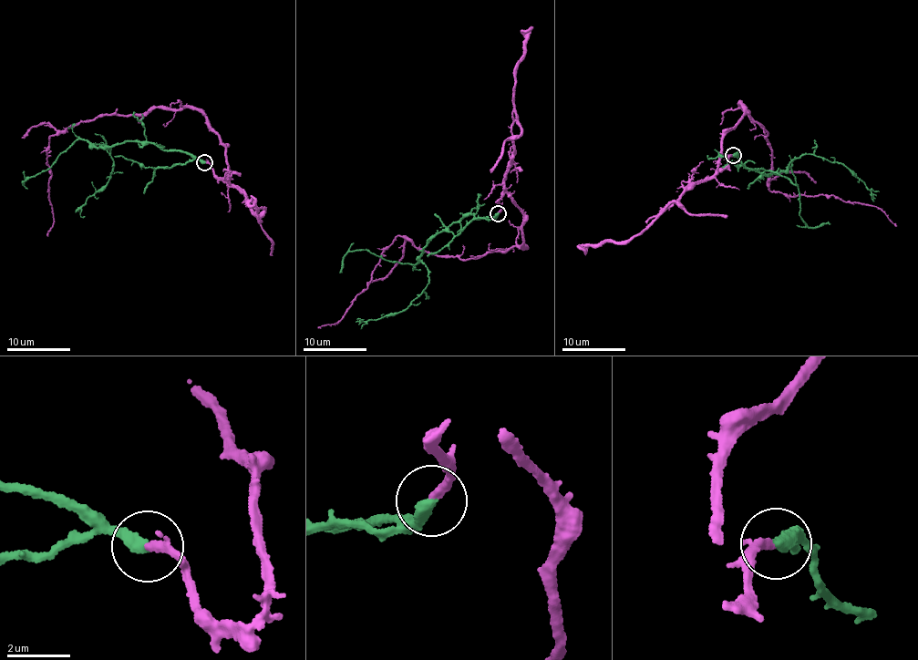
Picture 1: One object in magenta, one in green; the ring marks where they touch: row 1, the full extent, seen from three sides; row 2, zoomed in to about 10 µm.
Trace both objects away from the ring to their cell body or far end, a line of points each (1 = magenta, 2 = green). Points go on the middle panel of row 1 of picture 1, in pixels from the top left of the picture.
1: (499, 213), (504, 194), (526, 214), (526, 248), (464, 261), (429, 254), (399, 236), (344, 318), (317, 327)
2: (498, 213), (463, 217), (430, 236), (420, 260), (428, 281), (421, 295), (397, 313), (360, 320)

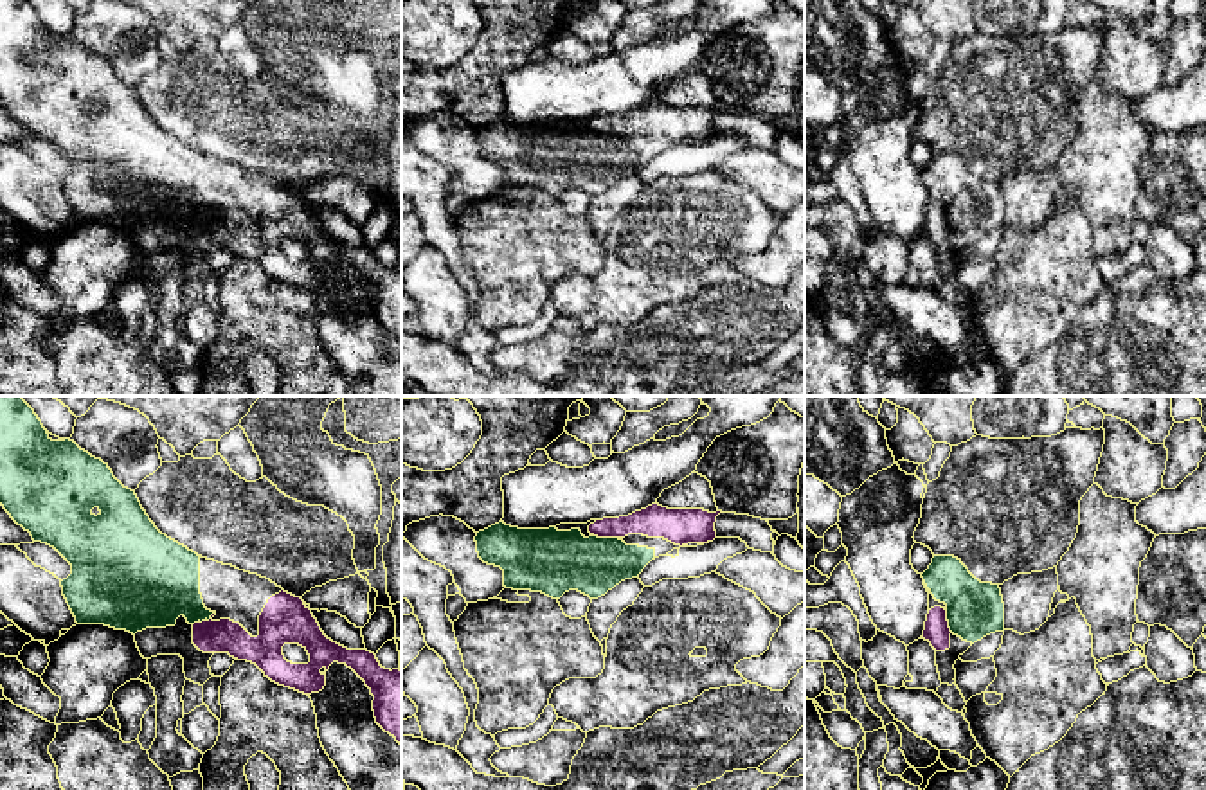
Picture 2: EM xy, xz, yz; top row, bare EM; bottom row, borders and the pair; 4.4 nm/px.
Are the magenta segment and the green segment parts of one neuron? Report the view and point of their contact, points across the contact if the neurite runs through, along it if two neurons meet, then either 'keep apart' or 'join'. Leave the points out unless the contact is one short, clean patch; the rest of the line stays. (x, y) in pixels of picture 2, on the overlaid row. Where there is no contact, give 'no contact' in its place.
meets magenta in xy at (206, 619); runs through xy (224, 636), (206, 619), (173, 589), (162, 583); join

